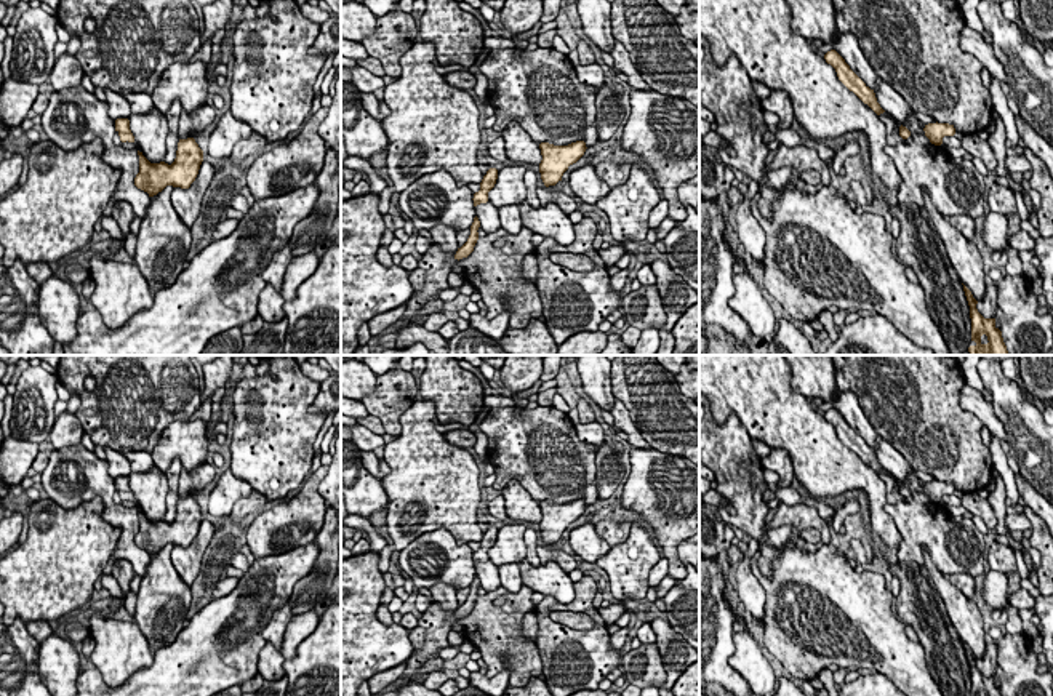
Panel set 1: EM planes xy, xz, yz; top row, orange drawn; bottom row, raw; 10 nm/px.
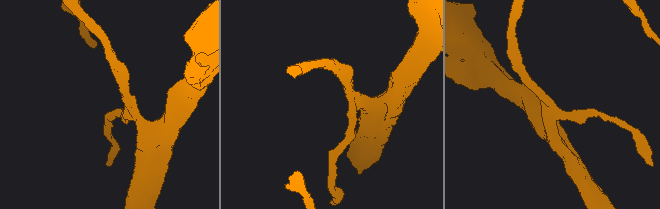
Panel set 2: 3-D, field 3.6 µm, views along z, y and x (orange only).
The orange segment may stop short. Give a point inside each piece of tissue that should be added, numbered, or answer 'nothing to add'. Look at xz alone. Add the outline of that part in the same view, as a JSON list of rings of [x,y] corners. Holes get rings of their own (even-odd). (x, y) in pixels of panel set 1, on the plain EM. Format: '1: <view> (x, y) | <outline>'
nothing to add

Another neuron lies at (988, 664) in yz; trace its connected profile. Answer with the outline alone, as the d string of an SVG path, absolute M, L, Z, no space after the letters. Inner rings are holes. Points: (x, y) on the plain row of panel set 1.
M989 634L984 635L984 642L986 653L984 658L976 662L976 667L983 675L991 675L997 667L999 646L997 642Z

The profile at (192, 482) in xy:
M210 462L200 464L190 472L181 469L178 483L179 498L195 496L197 493L200 493L211 480L214 480L214 472L216 467Z

